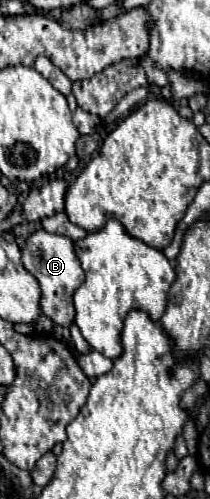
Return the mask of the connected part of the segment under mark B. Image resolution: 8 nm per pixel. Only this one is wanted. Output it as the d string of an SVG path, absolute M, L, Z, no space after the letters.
M34 231L22 249L22 263L24 267L38 279L42 289L42 307L46 317L50 317L56 325L70 327L74 323L74 305L72 295L80 283L84 283L84 271L80 267L80 261L74 253L74 243L68 237L52 235L42 231Z

